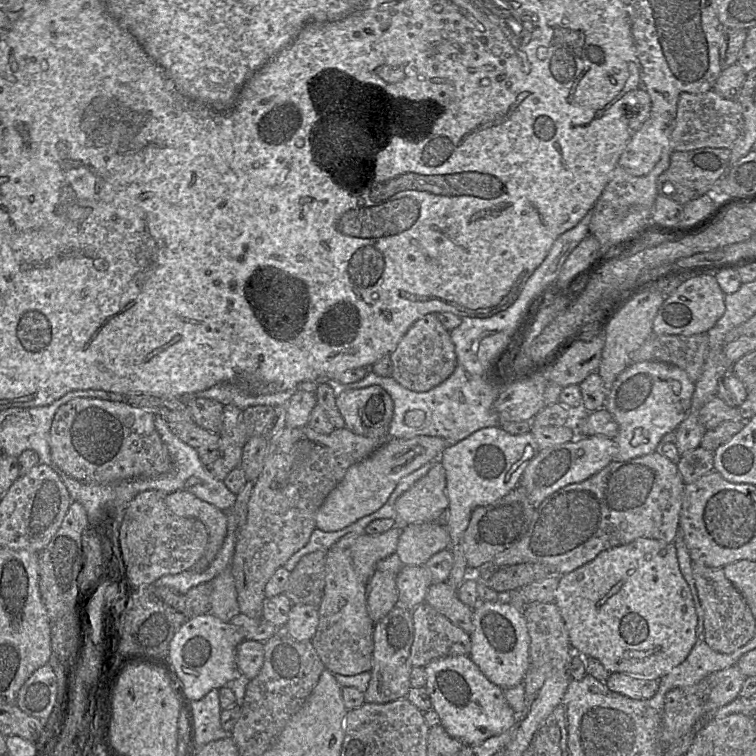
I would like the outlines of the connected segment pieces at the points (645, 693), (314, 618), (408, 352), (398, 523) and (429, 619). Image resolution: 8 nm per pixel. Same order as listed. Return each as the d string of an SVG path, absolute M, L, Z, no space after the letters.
M610 673L607 687L632 699L650 699L659 688L660 679L643 679L625 673Z
M292 605L286 623L288 635L297 642L311 642L318 627L318 608Z
M429 313L415 321L390 354L392 377L405 388L426 392L446 380L456 368L455 346L450 333L435 313Z
M436 462L428 473L415 482L395 502L394 526L402 530L406 526L421 522L437 522L439 514L447 509L446 473L442 463Z
M427 603L418 605L411 614L414 637L410 661L413 666L424 668L438 658L469 656L471 638L462 628Z

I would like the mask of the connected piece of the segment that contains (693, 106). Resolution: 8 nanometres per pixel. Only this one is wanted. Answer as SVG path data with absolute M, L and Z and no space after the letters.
M714 90L702 94L682 93L677 104L671 147L674 151L692 151L707 147L731 149L742 128L742 108L738 101L725 99Z

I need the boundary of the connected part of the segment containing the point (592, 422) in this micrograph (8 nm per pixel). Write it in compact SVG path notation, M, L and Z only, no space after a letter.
M600 408L580 418L573 433L572 441L579 441L578 439L589 436L615 438L618 434L618 424L606 408Z

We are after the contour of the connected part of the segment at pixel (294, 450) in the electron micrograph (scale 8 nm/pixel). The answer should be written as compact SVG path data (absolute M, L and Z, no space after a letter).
M306 425L304 427L295 427L295 428L285 427L278 435L274 436L271 440L269 440L269 446L267 449L267 455L265 457L262 472L254 482L254 487L248 502L246 522L242 527L240 528L238 527L237 529L235 549L231 561L231 572L235 580L235 587L237 591L237 600L239 604L240 613L250 618L262 619L263 601L266 598L265 586L267 582L278 568L283 567L293 554L295 554L298 550L303 548L309 542L313 530L316 529L316 523L315 523L316 513L319 507L323 504L328 494L344 478L345 473L350 466L369 457L376 449L378 449L381 445L385 444L389 439L390 437L370 438L362 435L357 435L352 431L350 431L349 429L347 429L346 427L338 429L335 428L329 434L322 434L316 432L308 425Z

